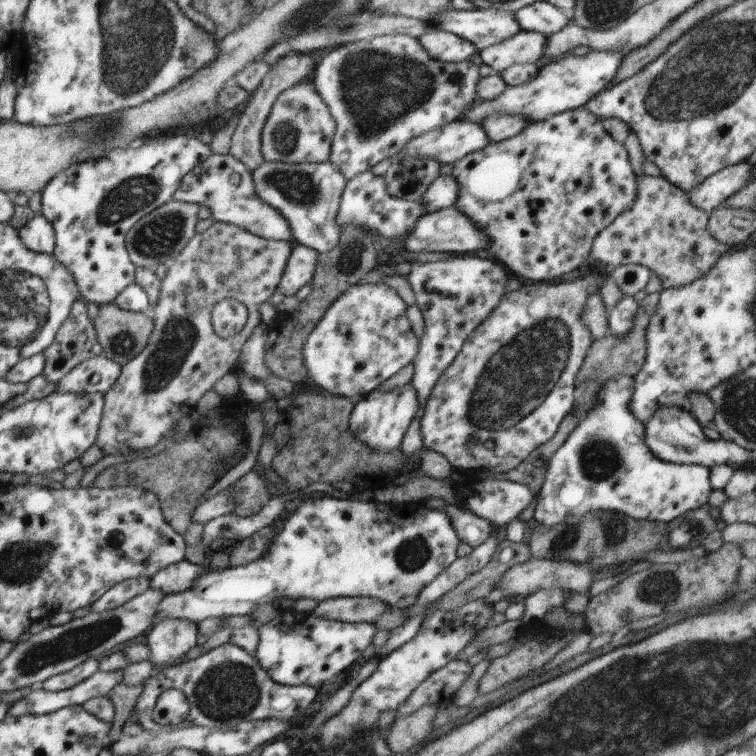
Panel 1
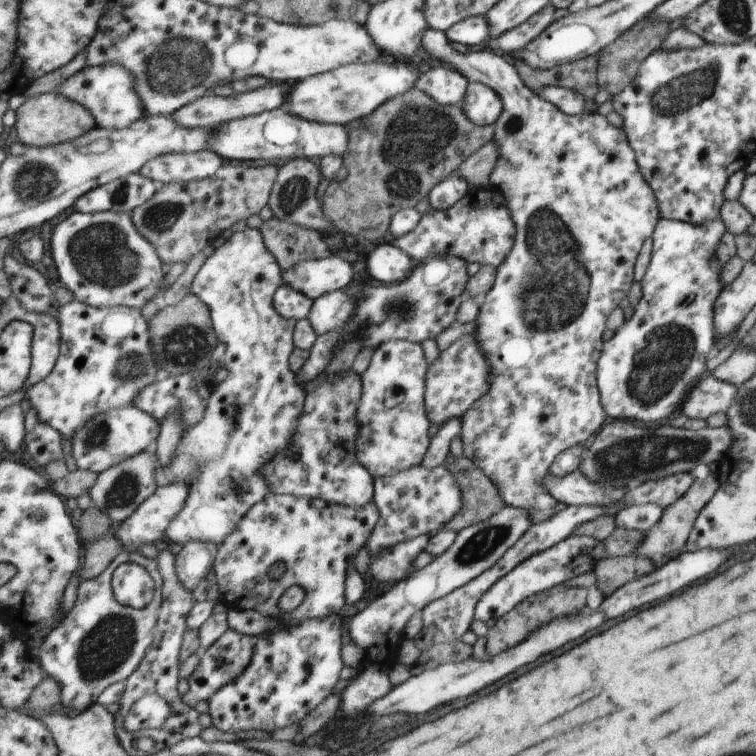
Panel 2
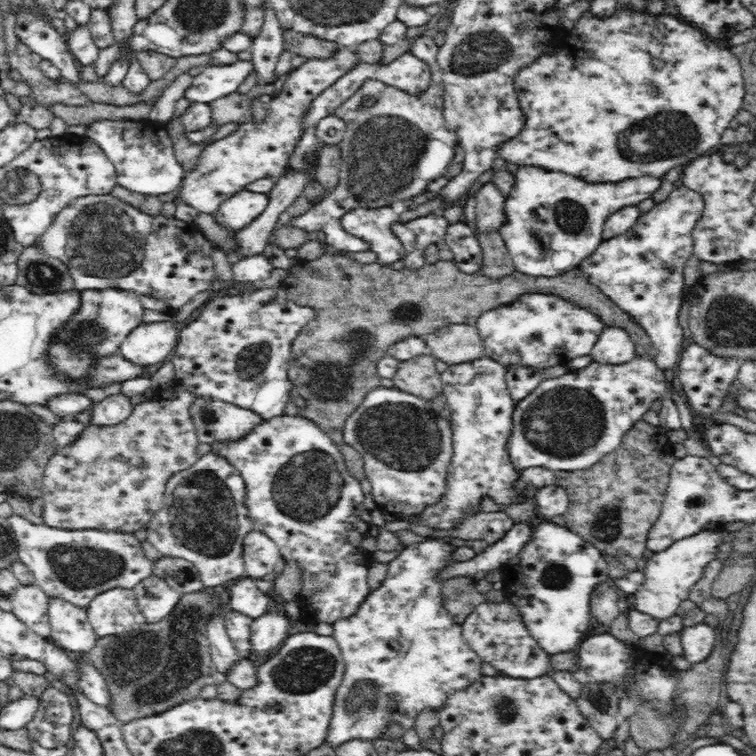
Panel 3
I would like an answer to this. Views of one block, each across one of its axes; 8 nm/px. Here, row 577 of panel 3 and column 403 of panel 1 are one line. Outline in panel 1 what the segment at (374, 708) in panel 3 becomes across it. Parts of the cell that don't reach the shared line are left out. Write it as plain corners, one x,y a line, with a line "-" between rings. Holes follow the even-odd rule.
410,383
390,392
372,391
358,399
356,404
350,420
351,428
366,445
370,446
370,449
380,453
392,453
401,447
420,410
418,392
411,388

